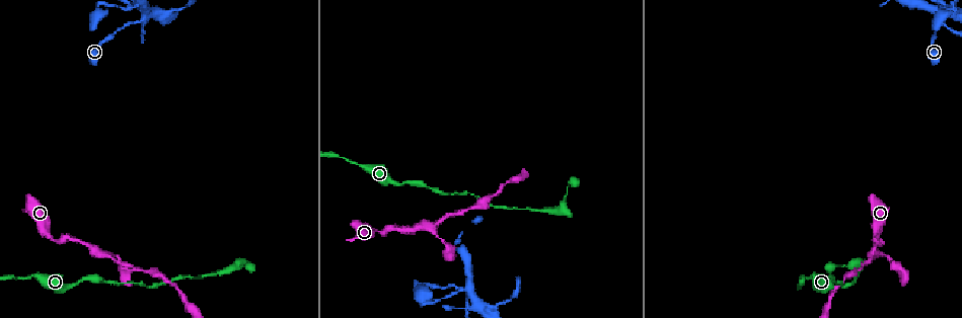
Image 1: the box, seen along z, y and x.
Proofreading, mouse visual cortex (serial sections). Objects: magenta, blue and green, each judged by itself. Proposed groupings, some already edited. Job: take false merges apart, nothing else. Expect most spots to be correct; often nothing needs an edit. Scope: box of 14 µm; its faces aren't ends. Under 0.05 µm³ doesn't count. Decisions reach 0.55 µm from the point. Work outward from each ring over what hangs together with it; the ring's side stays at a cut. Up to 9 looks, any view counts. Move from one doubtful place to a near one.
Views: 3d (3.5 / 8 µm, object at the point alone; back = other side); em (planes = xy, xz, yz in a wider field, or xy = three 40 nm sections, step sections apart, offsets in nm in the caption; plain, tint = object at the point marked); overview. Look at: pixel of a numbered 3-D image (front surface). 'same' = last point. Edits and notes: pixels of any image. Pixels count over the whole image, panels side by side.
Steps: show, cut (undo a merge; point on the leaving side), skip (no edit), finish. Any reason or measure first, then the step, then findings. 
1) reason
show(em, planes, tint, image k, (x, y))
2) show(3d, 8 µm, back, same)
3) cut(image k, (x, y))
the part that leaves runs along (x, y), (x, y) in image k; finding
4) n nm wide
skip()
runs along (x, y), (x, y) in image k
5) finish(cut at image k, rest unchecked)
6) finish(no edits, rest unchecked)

a narrow waist
show(3d, 3.5 µm, image 1, (879, 241))

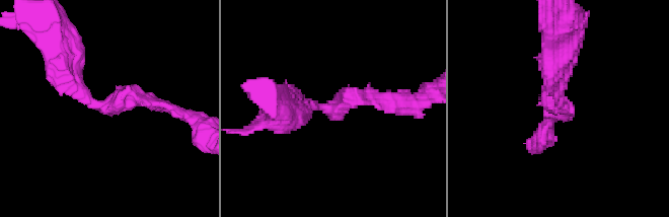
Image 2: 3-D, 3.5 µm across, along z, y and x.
arms of 150, 400 nm
show(em, planes, tint, image 2, (561, 105))

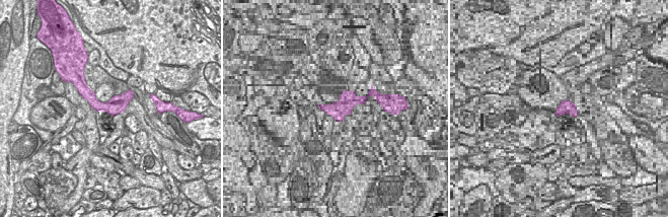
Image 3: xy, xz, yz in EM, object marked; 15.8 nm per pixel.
skip()
runs along (83, 88), (98, 105), (130, 95) in image 3; continuous, no second cell

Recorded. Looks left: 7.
narrows sharply
show(3d, 3.5 µm, image 1, (146, 286))

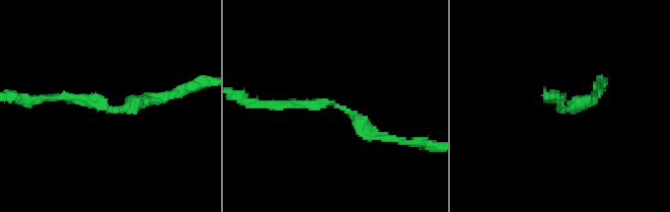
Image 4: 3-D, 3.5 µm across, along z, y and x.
arms of 100, 200 nm
show(em, planes, tint, image 4, (336, 103))

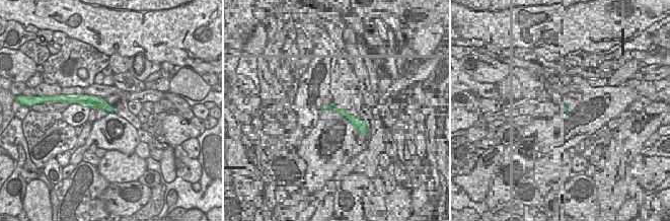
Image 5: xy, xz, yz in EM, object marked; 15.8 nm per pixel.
cut it another way
show(em, xy, step 1, tint, same)

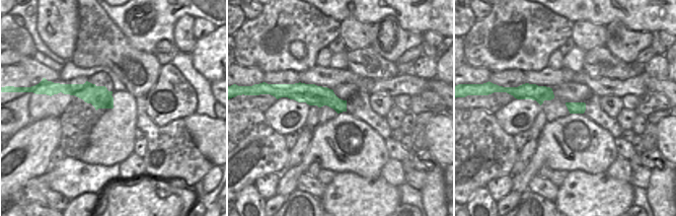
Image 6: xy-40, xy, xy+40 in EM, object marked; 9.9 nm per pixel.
skip()
runs along (268, 104), (336, 104), (392, 138) in image 4; all the same cell

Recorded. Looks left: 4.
narrows sharply
show(3d, 3.5 µm, image 1, (565, 197))

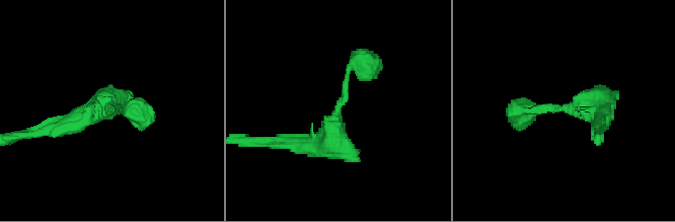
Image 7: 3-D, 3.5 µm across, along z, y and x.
arms of 300, 350 nm; shape alone is not enough
show(em, xy, step 2, tint, image 7, (338, 102))

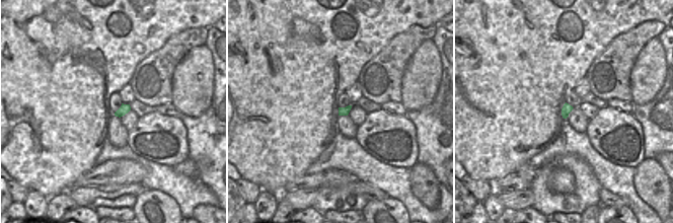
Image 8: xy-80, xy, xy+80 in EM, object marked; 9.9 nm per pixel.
80 nm wide
skip()
runs along (305, 145), (330, 137), (346, 72), (374, 60) in image 7; all the same cell

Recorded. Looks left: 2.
small branch off a trunk
show(3d, 3.5 µm, image 1, (145, 16))

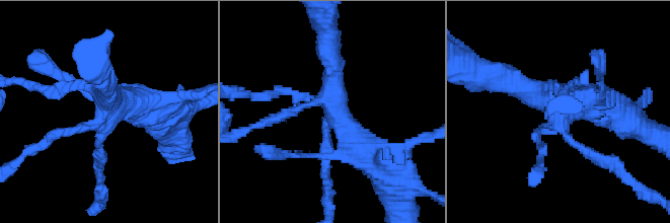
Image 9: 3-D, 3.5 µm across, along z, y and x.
show(em, xy, step 2, tint, image 9, (107, 106))

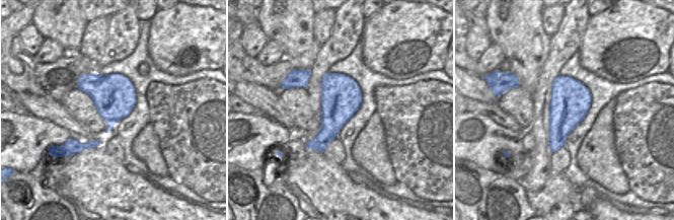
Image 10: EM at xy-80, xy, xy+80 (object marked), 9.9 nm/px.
400 nm wide
skip()
runs along (537, 134), (561, 90) in image 9; one cell here

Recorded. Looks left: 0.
finish(no edits, rest unchecked)

